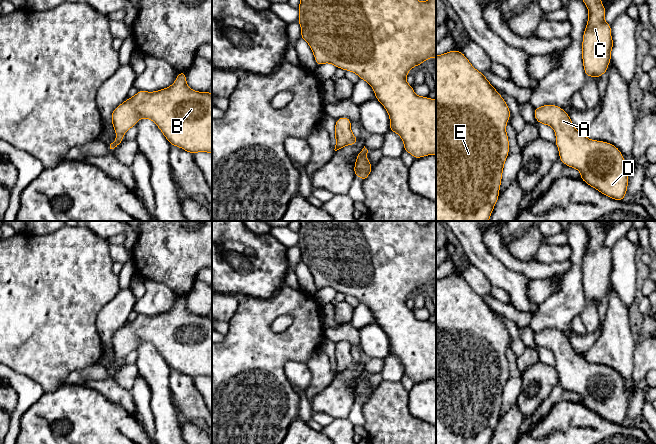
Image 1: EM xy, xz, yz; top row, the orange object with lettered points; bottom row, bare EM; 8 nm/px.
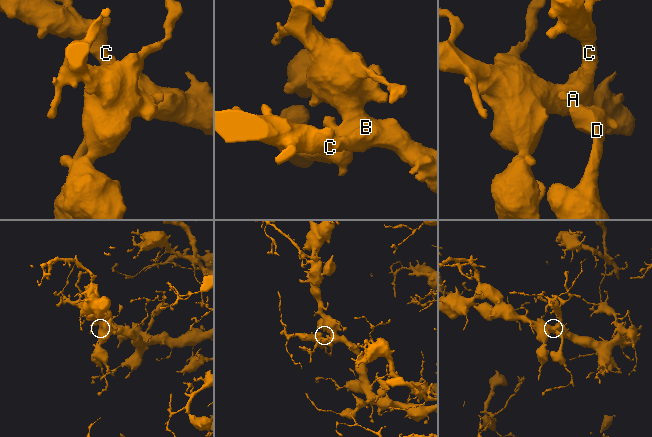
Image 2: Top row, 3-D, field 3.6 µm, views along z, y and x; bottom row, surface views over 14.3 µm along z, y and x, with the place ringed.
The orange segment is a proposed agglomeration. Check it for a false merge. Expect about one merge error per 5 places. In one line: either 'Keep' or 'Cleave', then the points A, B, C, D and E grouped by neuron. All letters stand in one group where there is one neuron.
Keep. Groups: A B C D E

